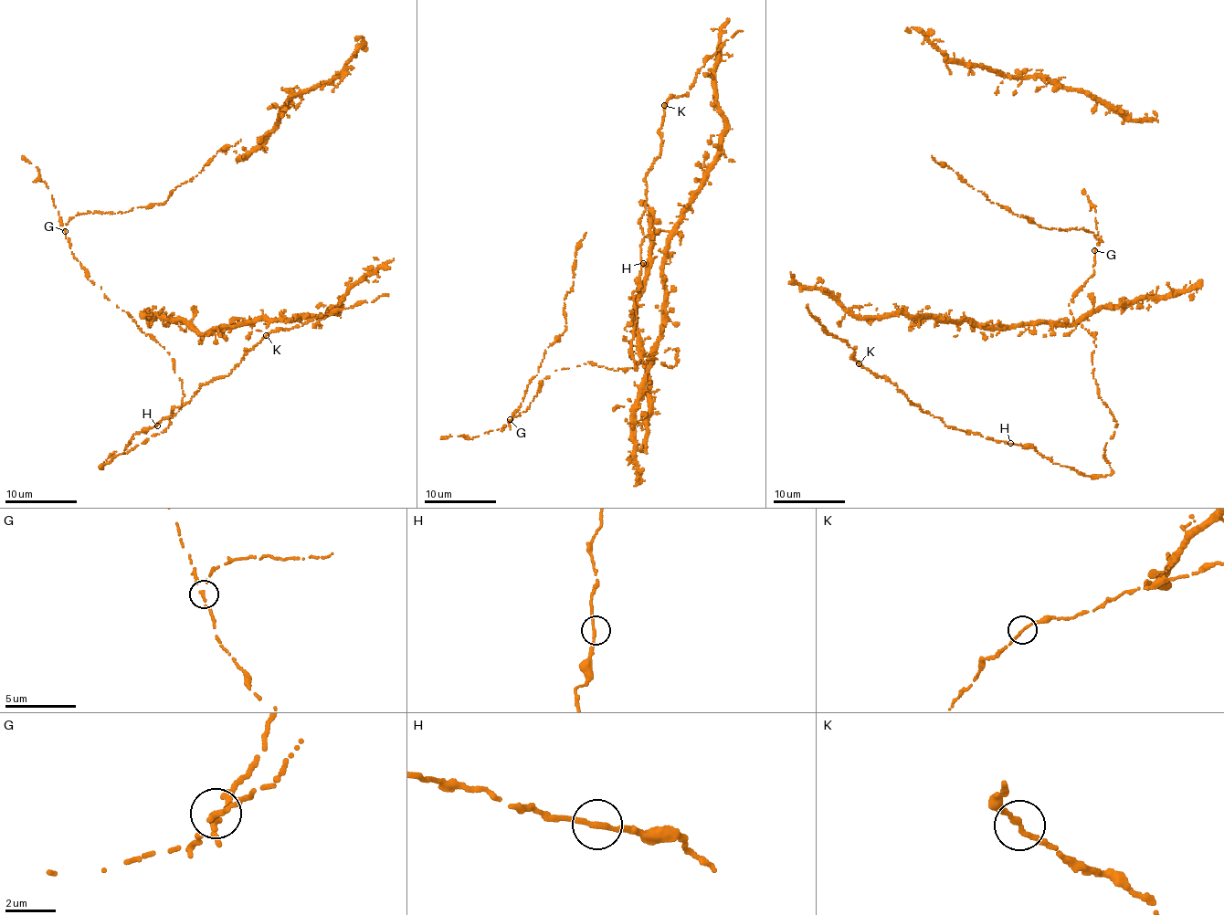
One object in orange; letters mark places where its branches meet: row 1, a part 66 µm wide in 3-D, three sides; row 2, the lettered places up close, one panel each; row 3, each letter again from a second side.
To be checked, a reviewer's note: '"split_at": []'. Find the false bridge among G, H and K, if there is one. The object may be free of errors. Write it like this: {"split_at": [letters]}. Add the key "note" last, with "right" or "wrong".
{"split_at": ["G"], "note": "wrong"}

